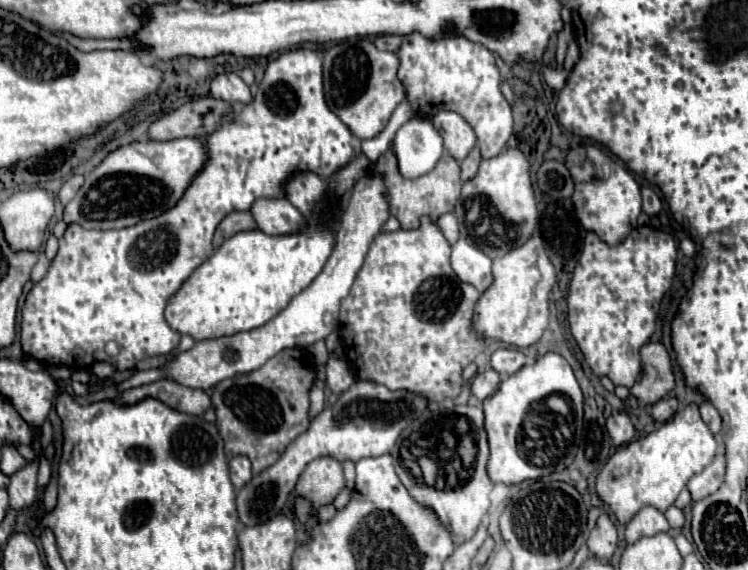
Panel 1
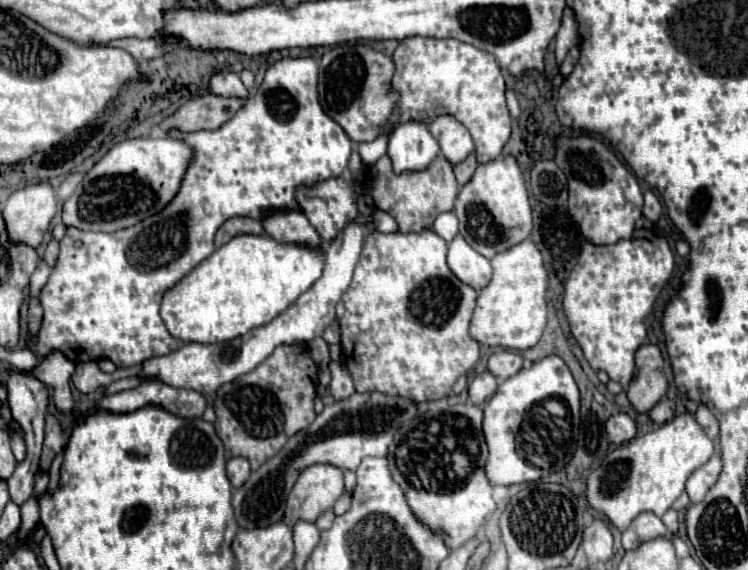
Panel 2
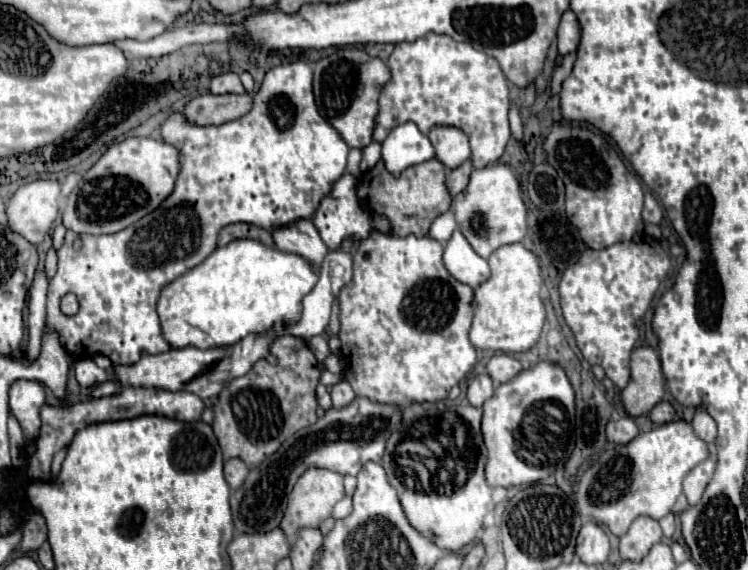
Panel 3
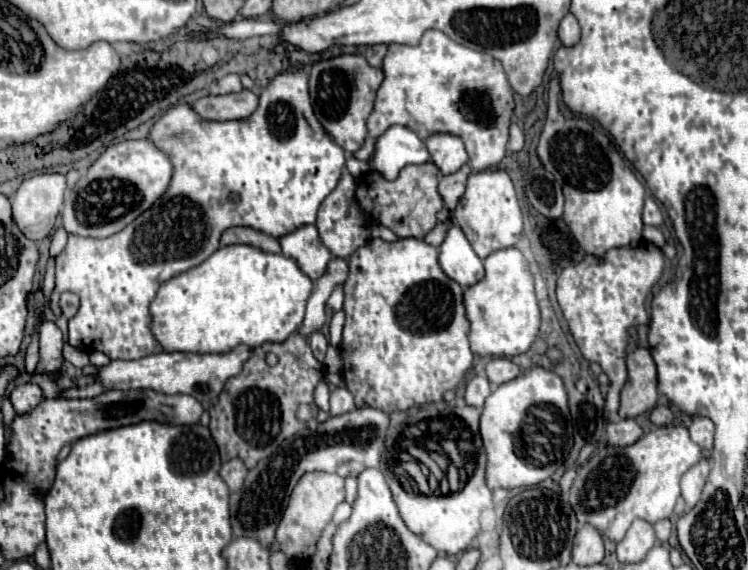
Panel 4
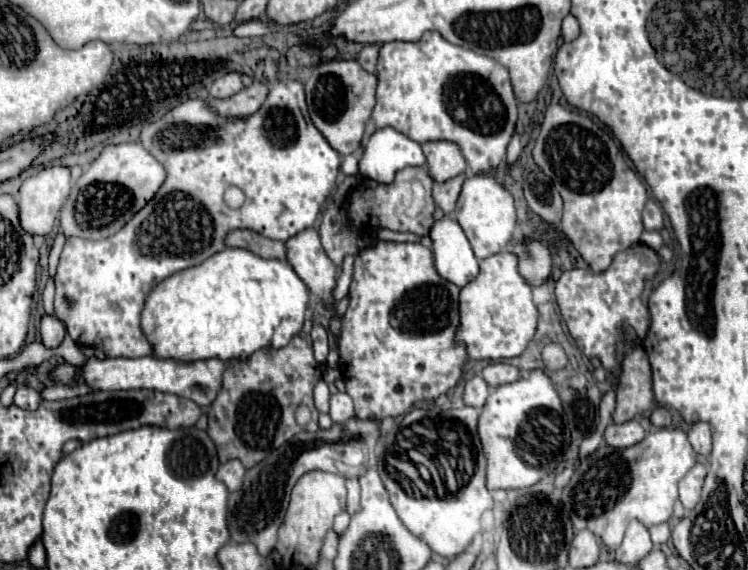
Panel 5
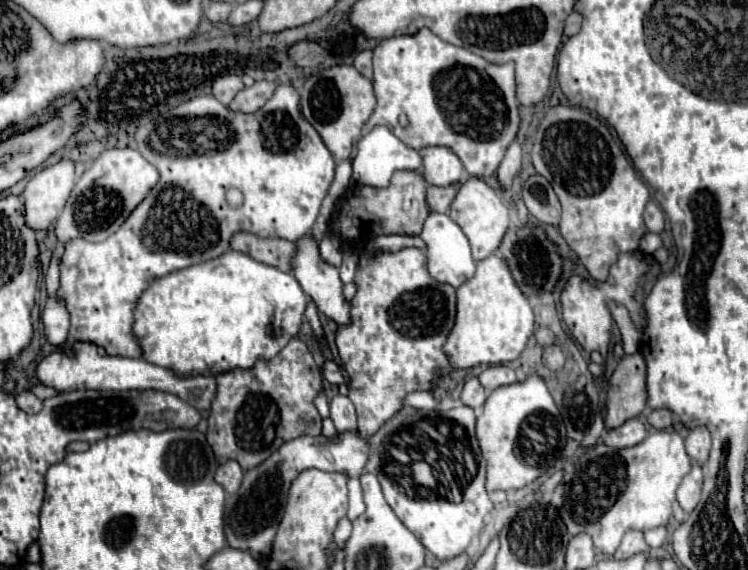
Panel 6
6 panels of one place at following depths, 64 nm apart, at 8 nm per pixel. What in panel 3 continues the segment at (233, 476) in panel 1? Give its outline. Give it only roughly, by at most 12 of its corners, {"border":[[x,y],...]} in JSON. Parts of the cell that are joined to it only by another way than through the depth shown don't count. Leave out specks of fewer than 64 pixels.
{"border":[[240,458],[224,464],[224,478],[232,490],[248,476],[248,466]]}

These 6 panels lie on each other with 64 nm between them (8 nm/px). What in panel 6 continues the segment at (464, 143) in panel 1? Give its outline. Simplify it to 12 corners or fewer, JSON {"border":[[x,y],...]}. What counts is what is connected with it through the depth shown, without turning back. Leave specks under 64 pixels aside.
{"border":[[422,148],[422,176],[430,186],[464,178],[448,148]]}

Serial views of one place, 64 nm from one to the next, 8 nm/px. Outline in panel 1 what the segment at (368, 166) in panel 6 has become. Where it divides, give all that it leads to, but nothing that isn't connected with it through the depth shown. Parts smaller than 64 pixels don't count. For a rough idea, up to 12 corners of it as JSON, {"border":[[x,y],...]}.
{"border":[[426,116],[410,118],[394,136],[402,176],[430,172],[442,138]]}

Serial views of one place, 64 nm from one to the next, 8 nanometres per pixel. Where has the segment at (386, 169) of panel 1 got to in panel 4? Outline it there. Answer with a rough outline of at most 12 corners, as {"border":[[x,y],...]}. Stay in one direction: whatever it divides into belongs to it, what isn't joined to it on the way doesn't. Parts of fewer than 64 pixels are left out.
{"border":[[434,164],[376,190],[372,220],[424,238],[444,208]]}

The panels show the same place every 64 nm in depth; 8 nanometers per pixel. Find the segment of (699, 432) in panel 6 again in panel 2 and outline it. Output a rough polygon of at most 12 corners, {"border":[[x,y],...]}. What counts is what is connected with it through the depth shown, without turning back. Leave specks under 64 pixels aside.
{"border":[[698,406],[696,422],[710,440],[718,438],[718,420],[706,406]]}

